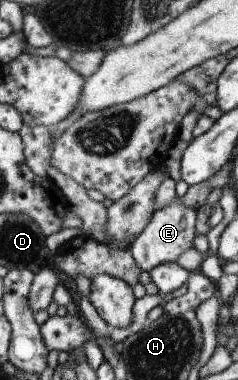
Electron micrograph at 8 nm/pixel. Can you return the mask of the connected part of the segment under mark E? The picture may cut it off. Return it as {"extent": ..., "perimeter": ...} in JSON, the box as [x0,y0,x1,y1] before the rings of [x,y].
{"extent":[130,203,197,271],"perimeter":[[[172,203],[156,212],[148,226],[130,246],[133,257],[143,271],[150,271],[159,264],[177,261],[195,244],[197,236],[197,211],[183,203]]]}

